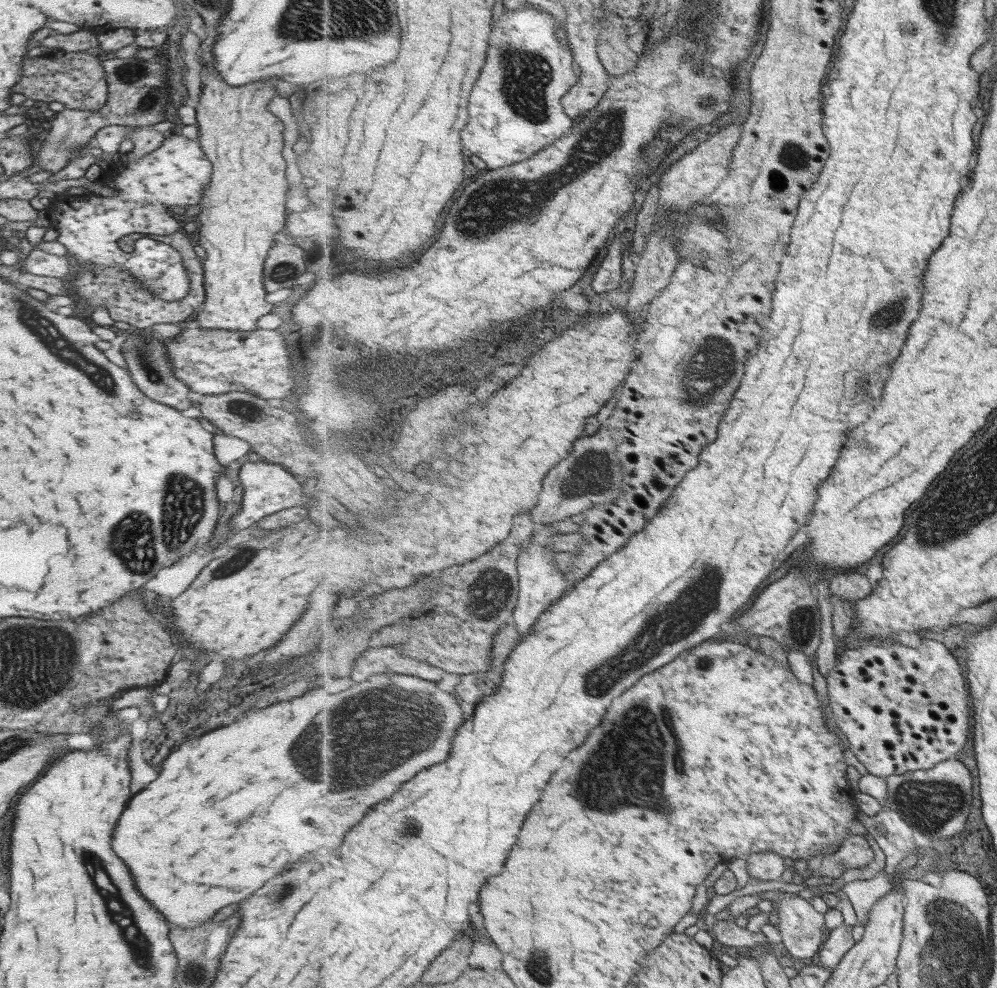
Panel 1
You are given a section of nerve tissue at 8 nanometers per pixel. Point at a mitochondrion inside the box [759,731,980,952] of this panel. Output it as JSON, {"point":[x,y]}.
{"point":[933,803]}

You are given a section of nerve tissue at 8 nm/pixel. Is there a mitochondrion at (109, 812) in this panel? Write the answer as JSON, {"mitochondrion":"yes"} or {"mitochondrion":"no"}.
{"mitochondrion":"no"}

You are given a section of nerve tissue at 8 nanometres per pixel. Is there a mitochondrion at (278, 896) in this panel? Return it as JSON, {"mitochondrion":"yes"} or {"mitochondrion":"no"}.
{"mitochondrion":"yes"}

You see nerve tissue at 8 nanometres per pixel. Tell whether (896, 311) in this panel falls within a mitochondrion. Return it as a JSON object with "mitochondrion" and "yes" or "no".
{"mitochondrion":"yes"}

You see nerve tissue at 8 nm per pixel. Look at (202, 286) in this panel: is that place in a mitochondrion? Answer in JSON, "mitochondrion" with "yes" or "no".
{"mitochondrion":"no"}

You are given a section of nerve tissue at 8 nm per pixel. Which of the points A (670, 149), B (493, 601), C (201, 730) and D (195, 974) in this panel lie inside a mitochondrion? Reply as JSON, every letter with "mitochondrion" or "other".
{"A":"other","B":"mitochondrion","C":"other","D":"mitochondrion"}

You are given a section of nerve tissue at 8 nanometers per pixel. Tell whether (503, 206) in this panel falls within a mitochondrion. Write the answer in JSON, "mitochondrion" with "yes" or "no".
{"mitochondrion":"yes"}

